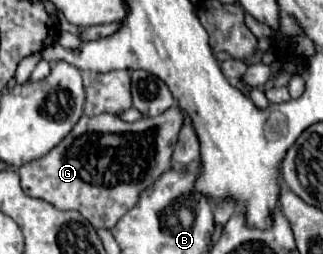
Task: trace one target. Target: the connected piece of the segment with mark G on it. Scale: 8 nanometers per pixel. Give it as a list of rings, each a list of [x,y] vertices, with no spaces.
[[[177,105],[167,109],[163,115],[141,117],[135,123],[125,123],[111,113],[95,117],[83,115],[77,121],[77,125],[69,131],[65,141],[57,145],[57,149],[51,149],[45,157],[19,167],[21,187],[29,197],[43,199],[55,205],[57,209],[79,211],[93,227],[111,229],[137,203],[139,193],[171,167],[171,153],[173,145],[177,143],[181,125],[183,125],[183,109],[179,109]]]

